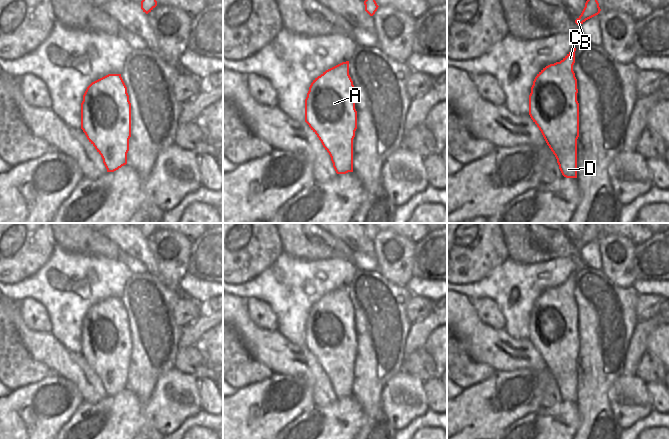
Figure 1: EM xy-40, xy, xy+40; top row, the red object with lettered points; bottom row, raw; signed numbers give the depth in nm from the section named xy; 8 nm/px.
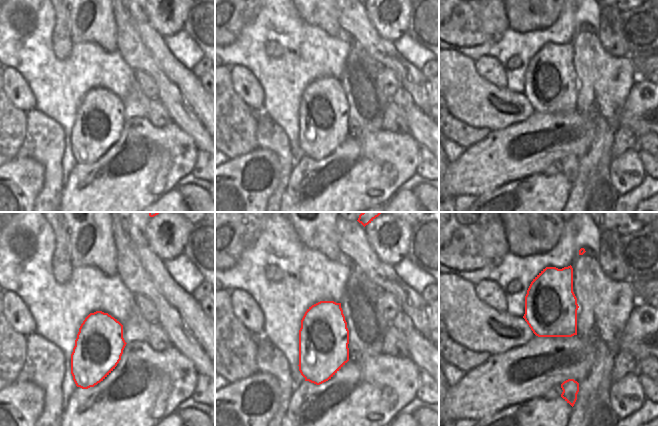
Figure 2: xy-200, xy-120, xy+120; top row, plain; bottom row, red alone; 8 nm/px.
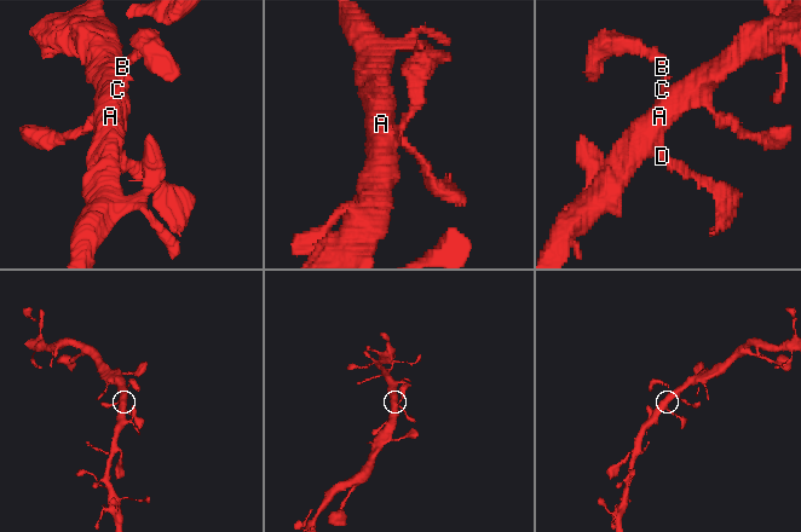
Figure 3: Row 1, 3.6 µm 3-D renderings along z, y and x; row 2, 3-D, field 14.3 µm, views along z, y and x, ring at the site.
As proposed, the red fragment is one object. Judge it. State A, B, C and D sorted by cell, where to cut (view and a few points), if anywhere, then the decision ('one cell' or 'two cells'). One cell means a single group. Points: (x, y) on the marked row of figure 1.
A B C D; no cut; one cell

